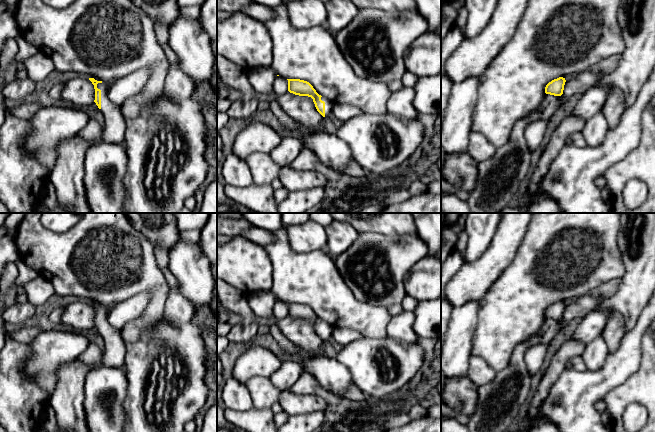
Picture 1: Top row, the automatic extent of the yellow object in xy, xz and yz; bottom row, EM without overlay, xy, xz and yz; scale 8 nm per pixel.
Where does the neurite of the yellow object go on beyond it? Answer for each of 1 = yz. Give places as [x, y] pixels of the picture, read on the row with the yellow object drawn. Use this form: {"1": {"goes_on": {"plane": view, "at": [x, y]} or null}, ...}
{"1": {"goes_on": null}}

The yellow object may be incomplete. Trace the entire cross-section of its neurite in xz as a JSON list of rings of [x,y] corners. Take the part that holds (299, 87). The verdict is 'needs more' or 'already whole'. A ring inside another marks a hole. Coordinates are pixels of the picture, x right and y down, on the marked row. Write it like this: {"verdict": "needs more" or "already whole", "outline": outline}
{"verdict": "needs more", "outline": [[[287,79],[288,91],[299,96],[308,96],[313,99],[317,111],[323,116],[330,116],[334,103],[329,99],[319,95],[313,86],[304,80],[300,79]]]}

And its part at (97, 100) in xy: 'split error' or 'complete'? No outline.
split error

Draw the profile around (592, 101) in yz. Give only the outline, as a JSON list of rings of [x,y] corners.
[[[615,85],[606,87],[592,86],[580,96],[577,105],[572,111],[572,115],[586,121],[589,120],[596,113],[602,111],[609,92],[615,87]]]

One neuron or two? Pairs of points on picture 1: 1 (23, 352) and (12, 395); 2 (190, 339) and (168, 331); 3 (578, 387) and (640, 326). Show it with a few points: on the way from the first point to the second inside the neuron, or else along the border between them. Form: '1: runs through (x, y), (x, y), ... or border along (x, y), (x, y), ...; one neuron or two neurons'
1: runs through (12, 363), (12, 384); one neuron
2: runs through (185, 339), (176, 339), (173, 336); one neuron
3: runs through (597, 384), (629, 352), (631, 345); one neuron

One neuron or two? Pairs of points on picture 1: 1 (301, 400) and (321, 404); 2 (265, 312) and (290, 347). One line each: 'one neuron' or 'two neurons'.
1: one neuron
2: one neuron

